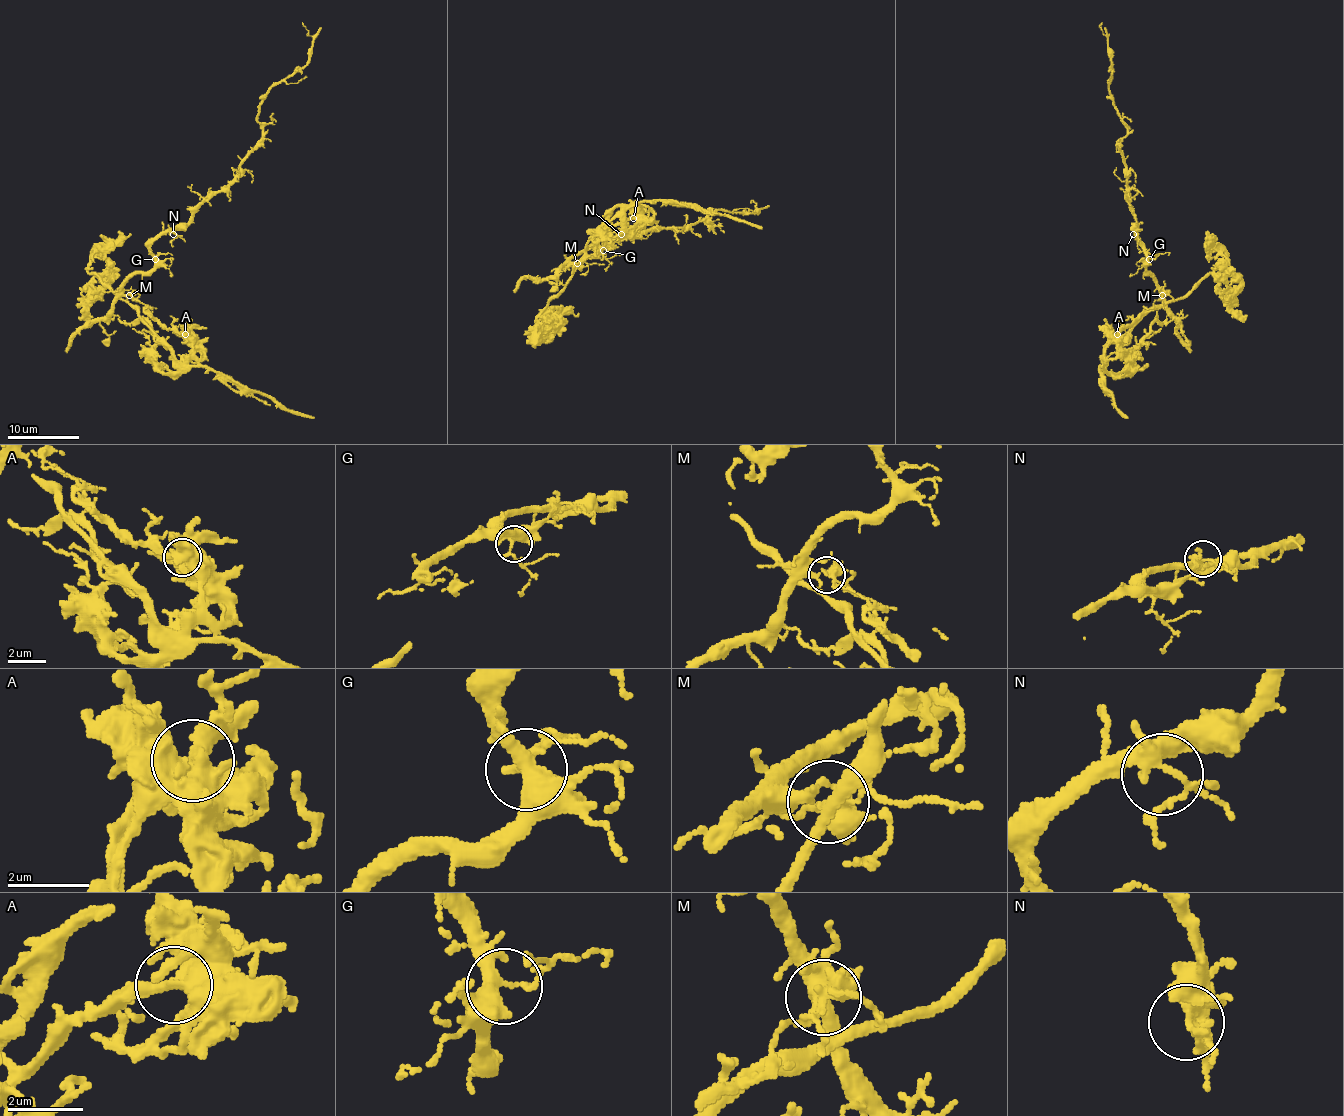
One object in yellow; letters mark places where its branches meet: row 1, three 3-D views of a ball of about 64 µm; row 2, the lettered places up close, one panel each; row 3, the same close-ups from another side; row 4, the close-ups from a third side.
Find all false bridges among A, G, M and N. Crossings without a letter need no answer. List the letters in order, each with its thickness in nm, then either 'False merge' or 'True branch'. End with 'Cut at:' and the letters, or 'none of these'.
A: Thickness 460 nm. True branch
G: Thickness 320 nm. True branch
M: Thickness 280 nm. False merge
N: Thickness 320 nm. True branch
Cut at: M

